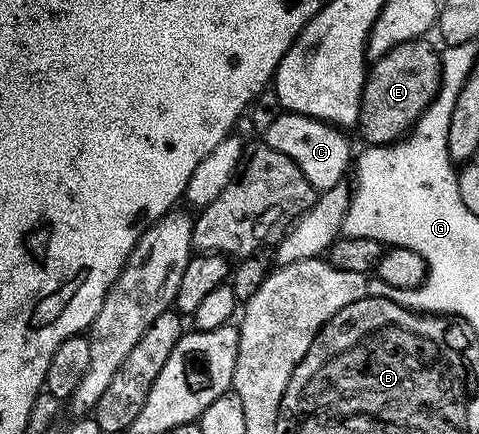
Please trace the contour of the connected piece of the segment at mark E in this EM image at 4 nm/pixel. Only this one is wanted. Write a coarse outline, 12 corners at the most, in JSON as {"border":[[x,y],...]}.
{"border":[[426,37],[369,64],[363,144],[397,143],[438,96]]}

